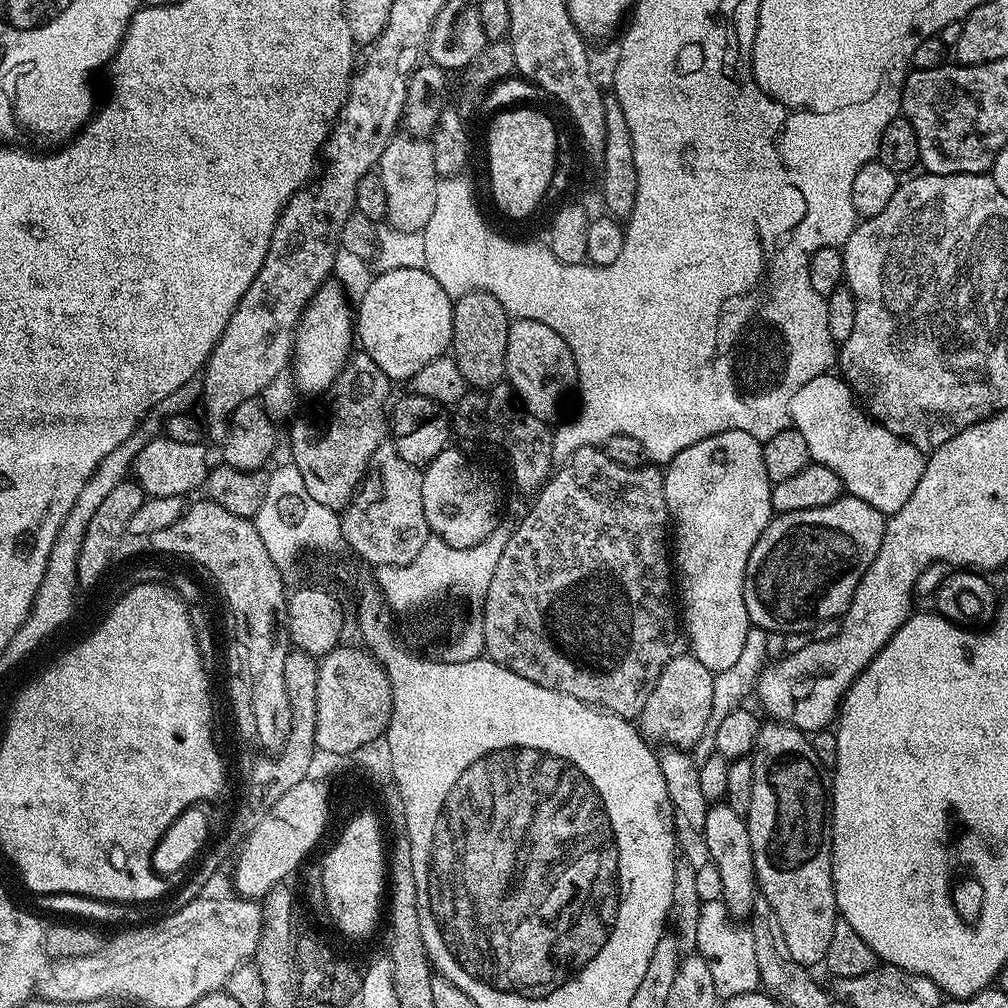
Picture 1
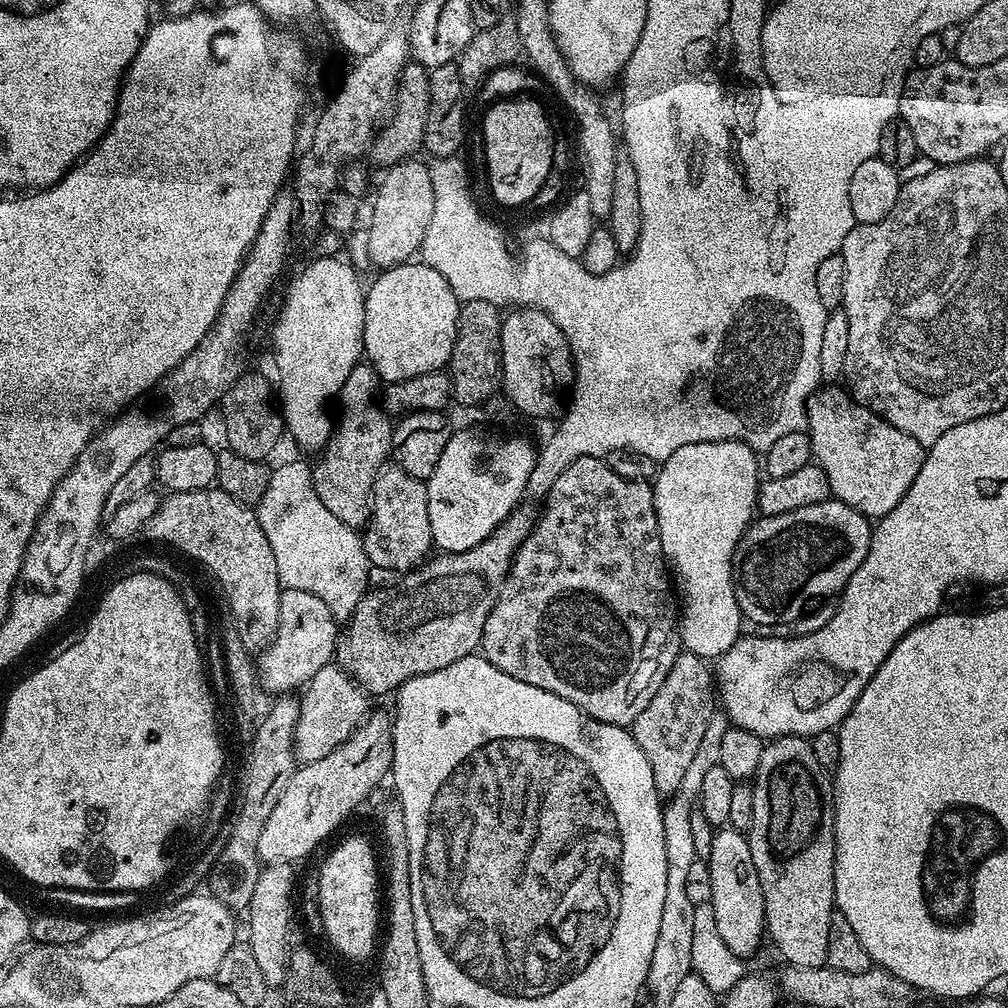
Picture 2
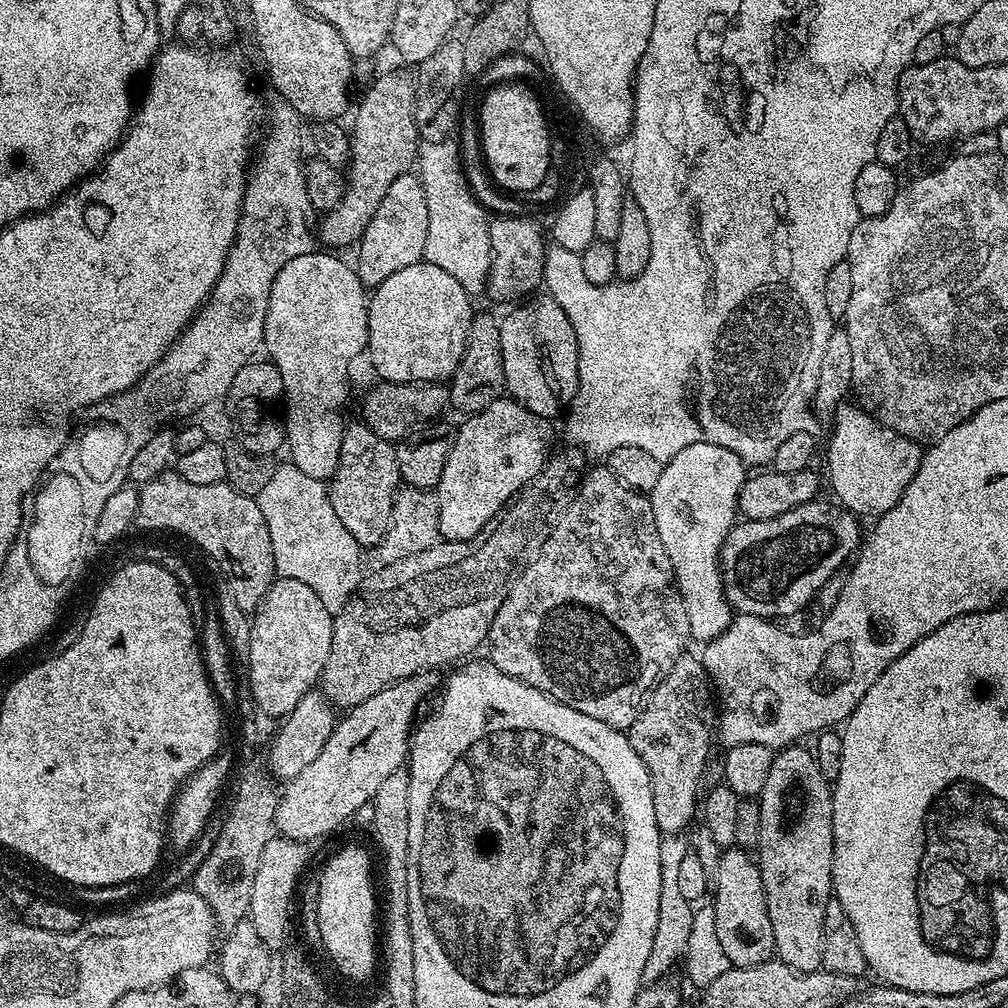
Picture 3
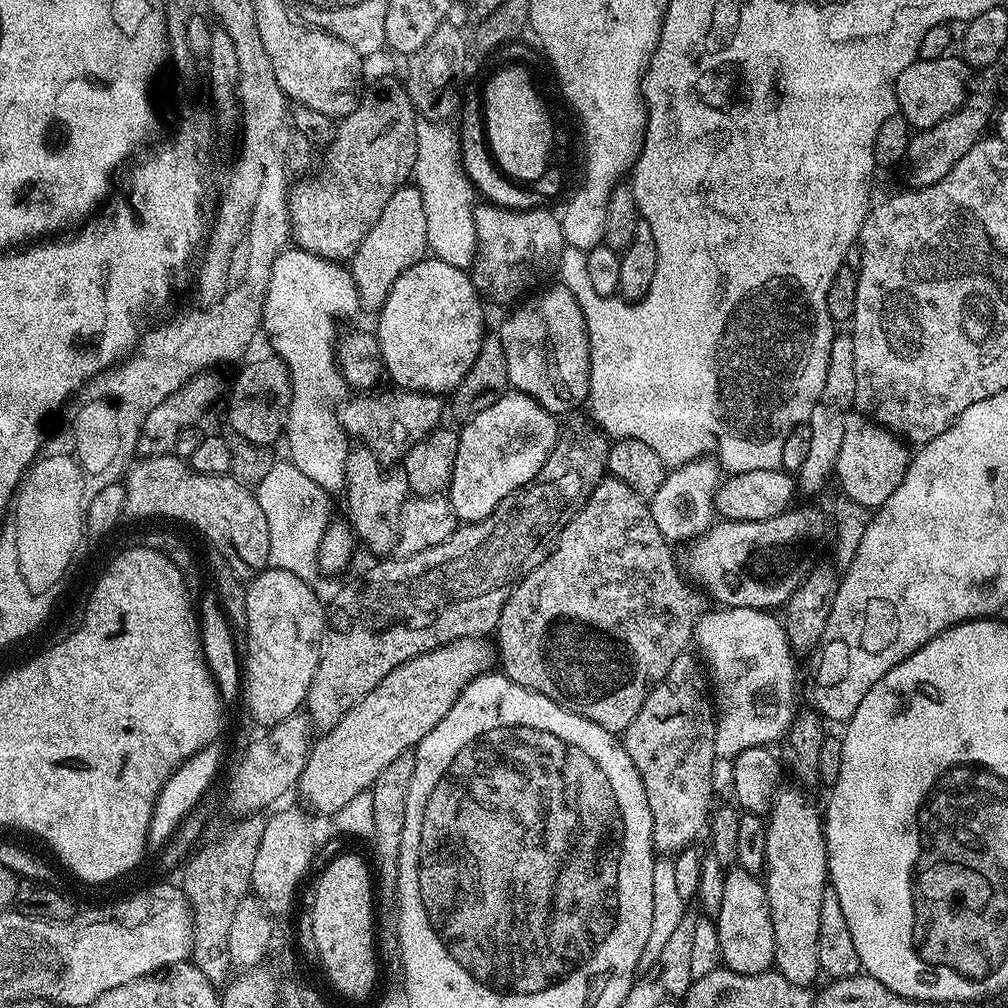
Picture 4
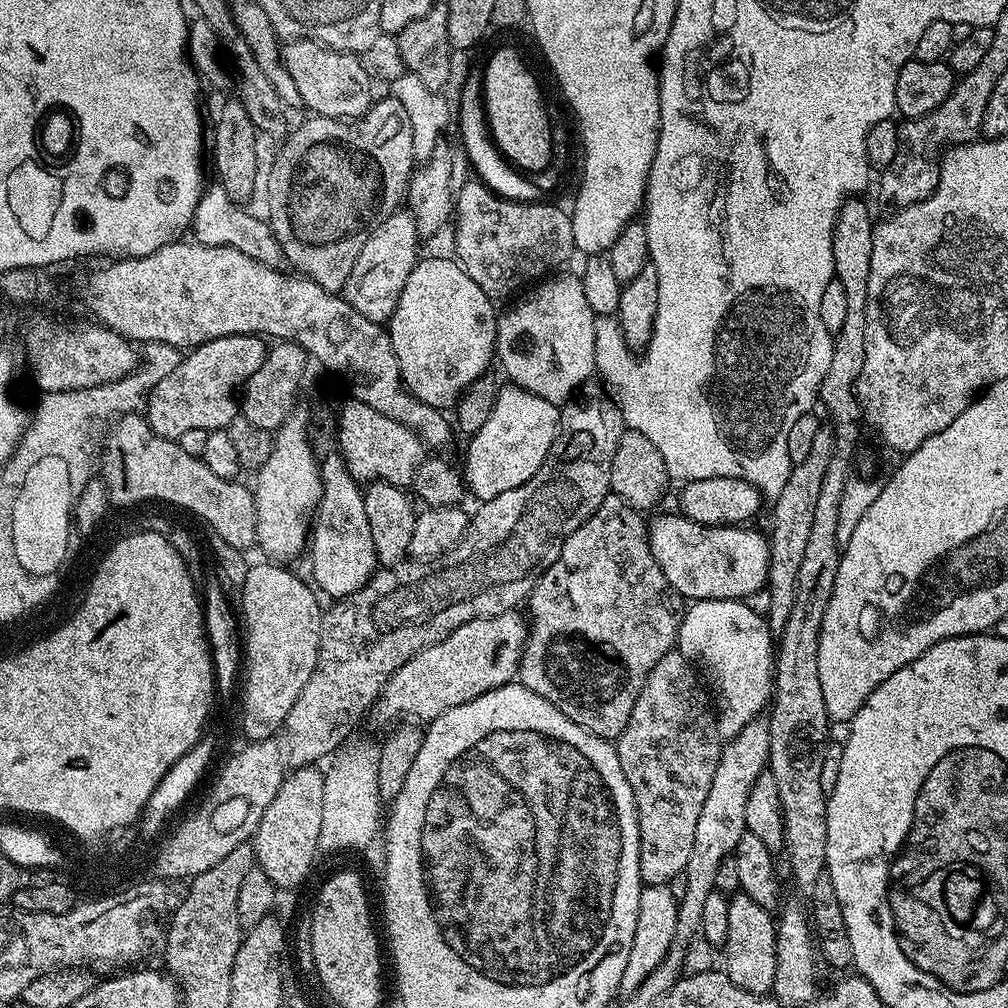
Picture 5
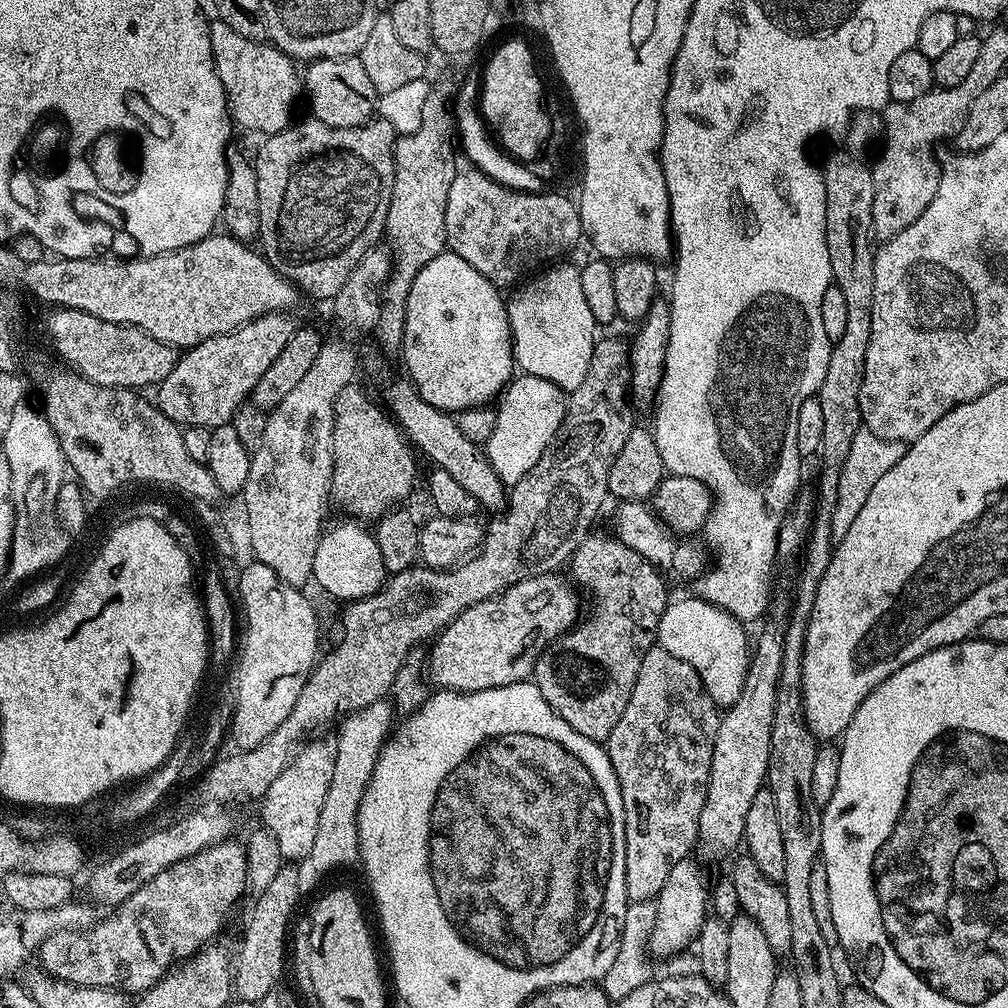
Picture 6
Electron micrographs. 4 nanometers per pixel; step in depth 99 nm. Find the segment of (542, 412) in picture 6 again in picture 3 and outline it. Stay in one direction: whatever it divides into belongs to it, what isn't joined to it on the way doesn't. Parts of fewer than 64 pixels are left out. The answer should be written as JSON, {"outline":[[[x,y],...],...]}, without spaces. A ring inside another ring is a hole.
{"outline":[[[503,396],[495,400],[484,412],[467,417],[456,432],[456,440],[447,458],[446,467],[436,489],[439,502],[439,528],[441,537],[447,540],[469,540],[511,500],[517,490],[528,484],[540,471],[543,471],[548,457],[551,424],[545,417],[534,414],[515,400]]]}

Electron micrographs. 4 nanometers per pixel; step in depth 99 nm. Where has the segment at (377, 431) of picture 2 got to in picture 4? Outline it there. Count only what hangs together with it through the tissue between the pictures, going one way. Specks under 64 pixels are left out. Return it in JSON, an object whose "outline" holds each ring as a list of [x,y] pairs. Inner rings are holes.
{"outline":[[[360,446],[349,451],[346,462],[346,497],[348,496],[347,521],[356,533],[357,541],[364,544],[376,558],[388,558],[398,546],[398,530],[402,518],[402,506],[410,498],[406,474],[402,470],[387,472],[379,456]]]}

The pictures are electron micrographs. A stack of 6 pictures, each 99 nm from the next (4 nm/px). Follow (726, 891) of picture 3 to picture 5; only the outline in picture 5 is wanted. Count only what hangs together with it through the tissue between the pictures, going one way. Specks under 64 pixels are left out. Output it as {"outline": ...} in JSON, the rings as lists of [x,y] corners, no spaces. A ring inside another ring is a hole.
{"outline":[[[736,894],[729,899],[730,919],[726,929],[726,938],[722,945],[722,971],[742,990],[759,996],[771,993],[774,986],[774,966],[778,966],[776,957],[776,920],[767,908],[758,906],[754,898]]]}

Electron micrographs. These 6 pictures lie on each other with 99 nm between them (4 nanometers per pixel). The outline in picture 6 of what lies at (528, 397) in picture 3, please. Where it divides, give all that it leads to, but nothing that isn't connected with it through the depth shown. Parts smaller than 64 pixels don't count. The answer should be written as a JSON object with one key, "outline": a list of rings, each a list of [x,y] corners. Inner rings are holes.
{"outline":[[[568,262],[557,263],[533,275],[525,283],[529,284],[513,300],[507,301],[506,307],[515,367],[526,375],[544,378],[570,394],[586,378],[590,354],[598,339],[598,325],[582,291],[579,267],[564,263]]]}

